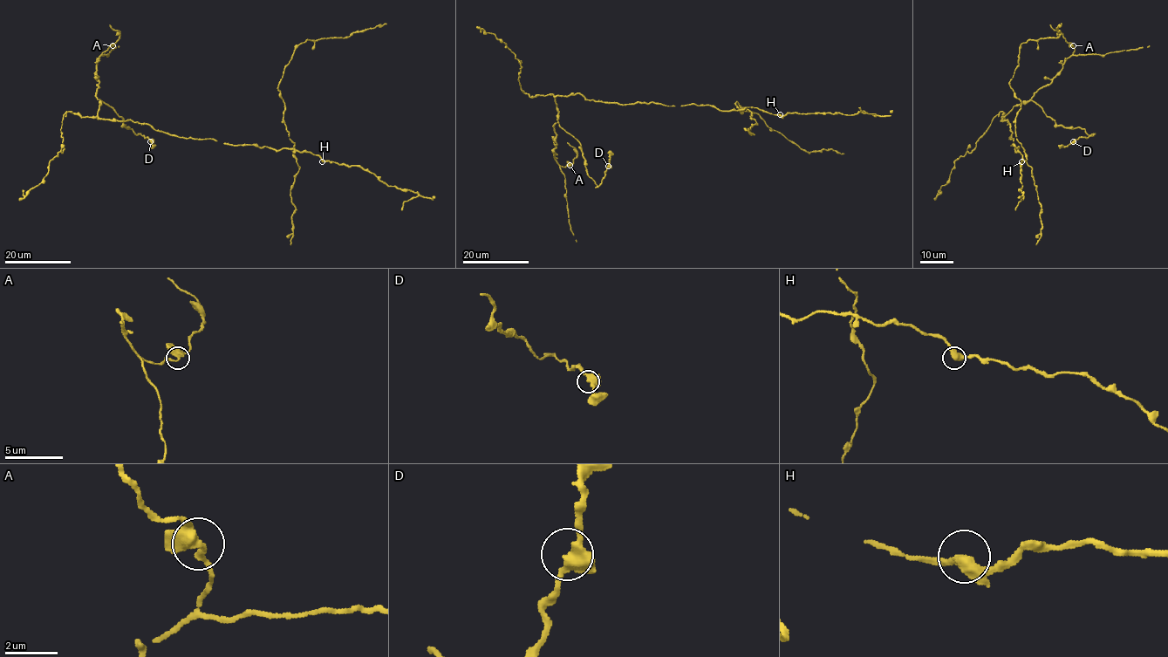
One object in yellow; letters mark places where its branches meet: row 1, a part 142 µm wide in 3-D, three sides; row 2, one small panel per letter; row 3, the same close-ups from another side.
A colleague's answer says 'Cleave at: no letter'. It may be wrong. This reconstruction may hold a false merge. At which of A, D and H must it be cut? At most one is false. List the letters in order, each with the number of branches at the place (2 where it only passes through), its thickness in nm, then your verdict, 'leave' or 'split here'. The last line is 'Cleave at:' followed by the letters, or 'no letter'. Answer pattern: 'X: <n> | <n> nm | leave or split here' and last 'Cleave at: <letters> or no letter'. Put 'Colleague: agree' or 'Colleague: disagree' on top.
Colleague: agree
A: 3 | 360 nm | leave
D: 3 | 360 nm | leave
H: 3 | 360 nm | leave
Cleave at: no letter

